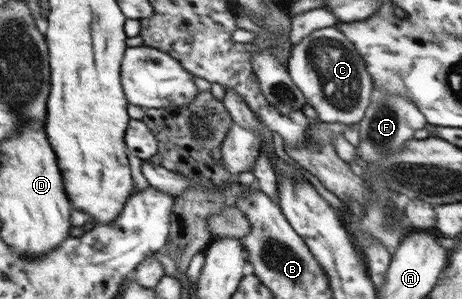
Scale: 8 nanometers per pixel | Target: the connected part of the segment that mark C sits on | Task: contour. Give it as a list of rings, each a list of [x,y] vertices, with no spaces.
[[[338,27],[314,28],[306,38],[293,45],[287,71],[294,84],[305,96],[307,104],[310,104],[318,113],[321,122],[352,125],[363,119],[365,110],[371,101],[371,92],[374,89],[373,78],[367,71],[366,63],[354,44],[346,38],[346,35]]]

